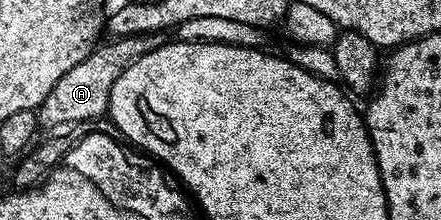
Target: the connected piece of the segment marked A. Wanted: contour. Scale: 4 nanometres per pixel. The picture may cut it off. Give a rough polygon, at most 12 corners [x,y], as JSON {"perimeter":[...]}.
{"perimeter":[[150,32],[99,43],[44,98],[54,130],[94,122],[132,62],[160,47]]}

